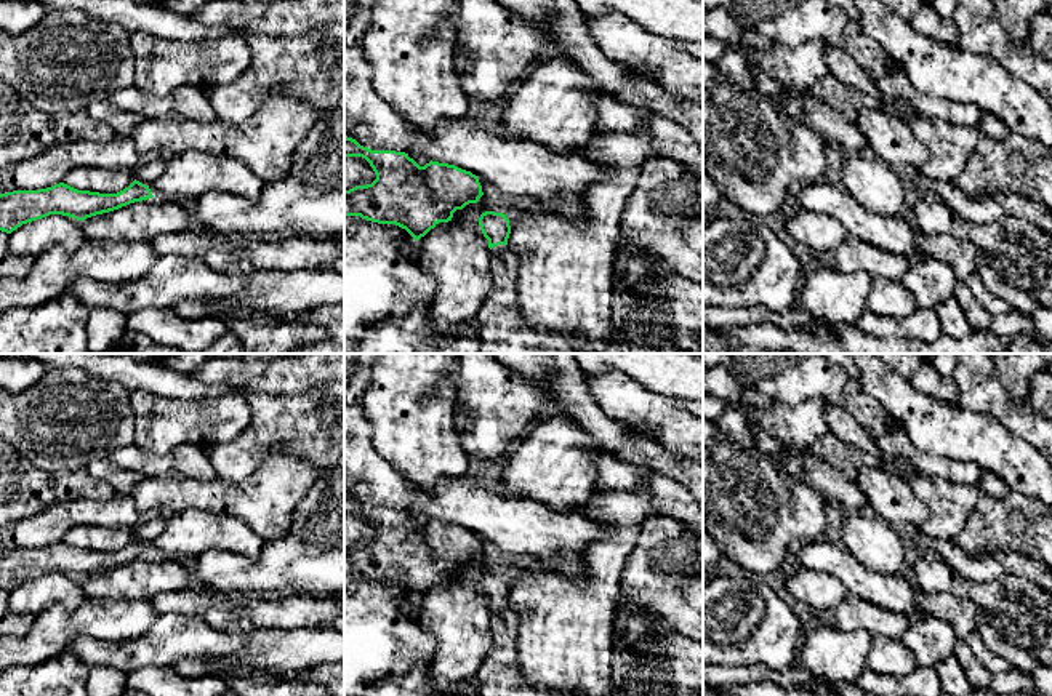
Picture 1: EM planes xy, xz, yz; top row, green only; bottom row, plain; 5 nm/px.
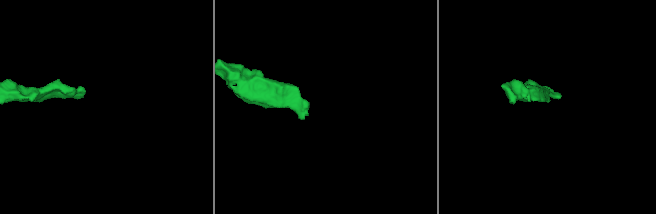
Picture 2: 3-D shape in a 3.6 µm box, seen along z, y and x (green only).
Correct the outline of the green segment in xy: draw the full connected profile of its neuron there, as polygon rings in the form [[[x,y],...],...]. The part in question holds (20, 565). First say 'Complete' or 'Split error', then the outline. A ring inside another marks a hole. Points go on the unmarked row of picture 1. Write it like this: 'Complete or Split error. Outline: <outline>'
Complete. Outline: [[[136,538],[117,552],[77,549],[64,541],[38,549],[13,549],[0,552],[0,589],[11,592],[50,573],[85,579],[152,555],[149,544]]]

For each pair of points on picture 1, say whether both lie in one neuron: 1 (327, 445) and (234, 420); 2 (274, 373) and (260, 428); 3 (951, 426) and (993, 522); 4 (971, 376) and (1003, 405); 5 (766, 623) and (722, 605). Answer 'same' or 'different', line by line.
1: different
2: different
3: different
4: same
5: same

